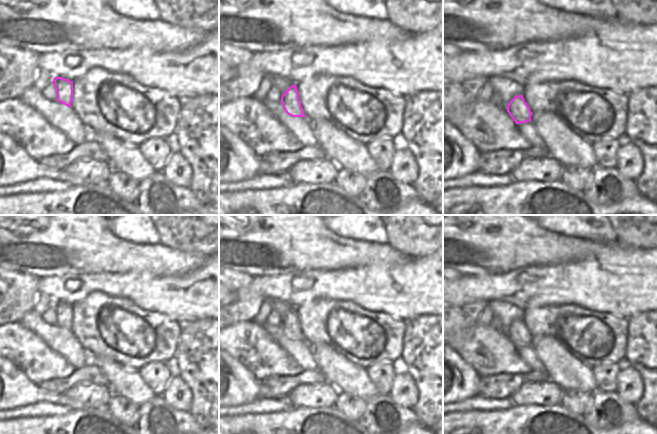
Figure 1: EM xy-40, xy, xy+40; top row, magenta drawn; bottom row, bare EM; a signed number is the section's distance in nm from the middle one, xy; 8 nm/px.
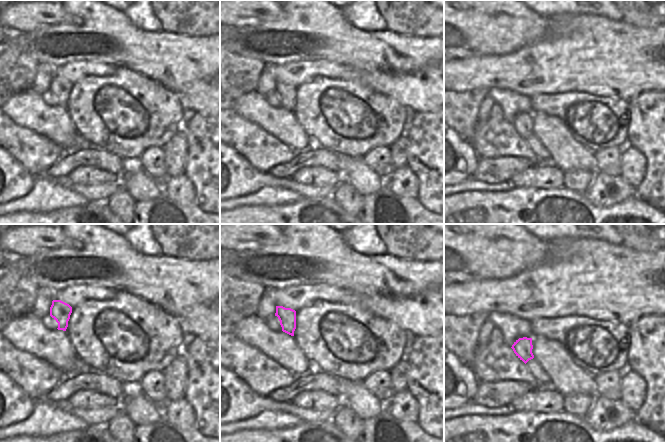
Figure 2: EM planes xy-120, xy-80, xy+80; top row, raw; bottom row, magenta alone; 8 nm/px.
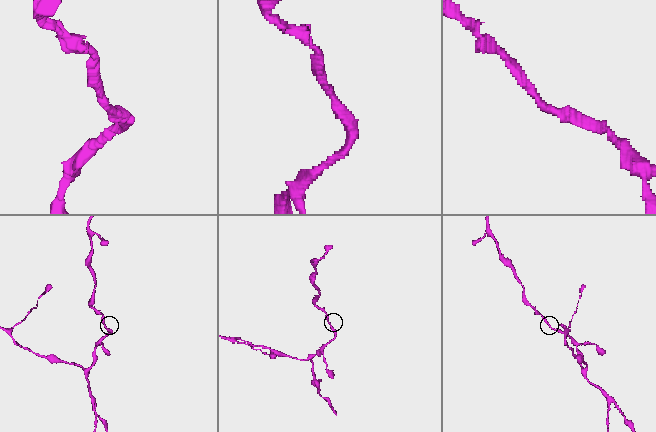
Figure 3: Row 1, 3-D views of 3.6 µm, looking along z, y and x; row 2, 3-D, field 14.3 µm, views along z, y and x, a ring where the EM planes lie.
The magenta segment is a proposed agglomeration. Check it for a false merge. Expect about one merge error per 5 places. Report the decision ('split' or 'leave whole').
leave whole

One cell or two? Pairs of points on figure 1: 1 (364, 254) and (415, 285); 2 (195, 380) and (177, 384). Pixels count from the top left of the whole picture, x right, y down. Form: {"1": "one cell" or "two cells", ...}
{"1": "two cells", "2": "two cells"}

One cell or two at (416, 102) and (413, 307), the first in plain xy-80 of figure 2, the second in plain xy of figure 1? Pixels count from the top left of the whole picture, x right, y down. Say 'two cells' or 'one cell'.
one cell

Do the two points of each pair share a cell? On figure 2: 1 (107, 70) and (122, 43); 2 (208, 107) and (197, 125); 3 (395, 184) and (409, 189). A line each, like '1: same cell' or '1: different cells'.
1: different cells
2: different cells
3: same cell

